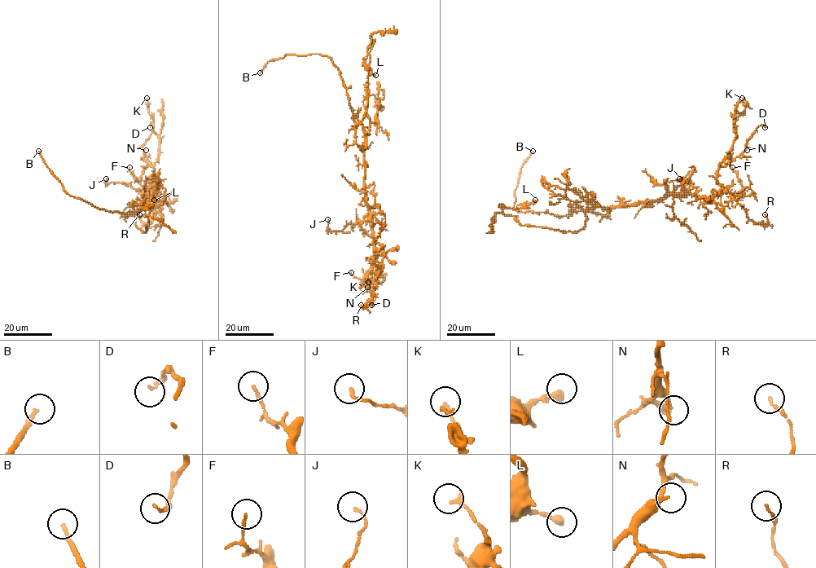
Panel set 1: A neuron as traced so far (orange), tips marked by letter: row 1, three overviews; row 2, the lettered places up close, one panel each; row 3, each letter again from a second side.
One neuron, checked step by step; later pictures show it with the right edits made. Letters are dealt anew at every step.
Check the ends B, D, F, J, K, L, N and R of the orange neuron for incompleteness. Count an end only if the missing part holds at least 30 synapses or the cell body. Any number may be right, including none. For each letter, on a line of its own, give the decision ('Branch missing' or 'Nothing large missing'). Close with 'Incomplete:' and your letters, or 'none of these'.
B: Branch missing
D: Nothing large missing
F: Nothing large missing
J: Nothing large missing
K: Nothing large missing
L: Nothing large missing
N: Nothing large missing
R: Nothing large missing
Incomplete: B

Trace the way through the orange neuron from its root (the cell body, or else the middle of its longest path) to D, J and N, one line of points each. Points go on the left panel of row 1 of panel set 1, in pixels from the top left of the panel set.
D: (143, 205), (146, 195), (152, 196), (154, 182), (154, 169), (144, 160), (142, 147), (154, 125), (150, 127)
J: (143, 205), (148, 195), (146, 189), (134, 189), (120, 182), (107, 183), (106, 178)
N: (143, 205), (146, 195), (152, 196), (151, 184), (154, 182), (154, 169), (144, 160), (146, 150)

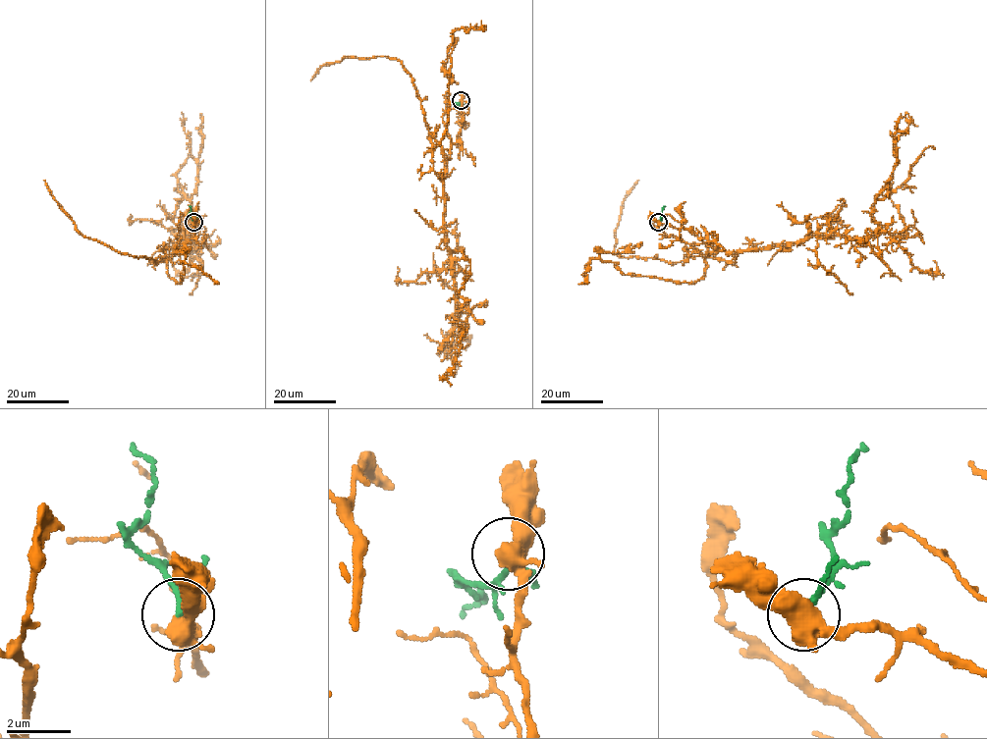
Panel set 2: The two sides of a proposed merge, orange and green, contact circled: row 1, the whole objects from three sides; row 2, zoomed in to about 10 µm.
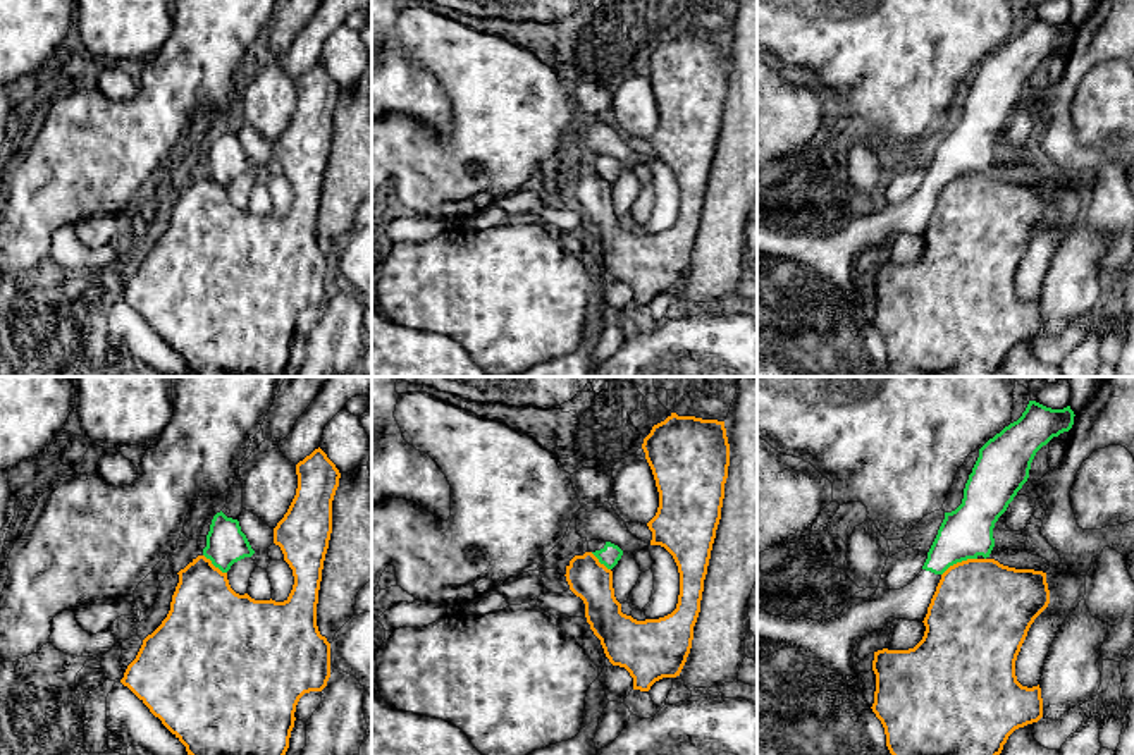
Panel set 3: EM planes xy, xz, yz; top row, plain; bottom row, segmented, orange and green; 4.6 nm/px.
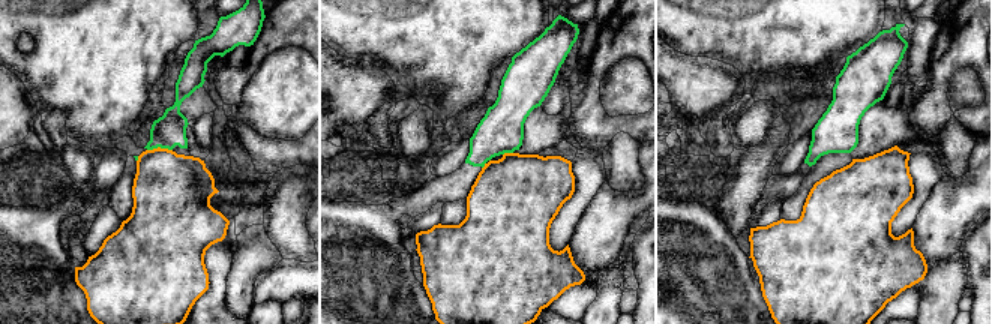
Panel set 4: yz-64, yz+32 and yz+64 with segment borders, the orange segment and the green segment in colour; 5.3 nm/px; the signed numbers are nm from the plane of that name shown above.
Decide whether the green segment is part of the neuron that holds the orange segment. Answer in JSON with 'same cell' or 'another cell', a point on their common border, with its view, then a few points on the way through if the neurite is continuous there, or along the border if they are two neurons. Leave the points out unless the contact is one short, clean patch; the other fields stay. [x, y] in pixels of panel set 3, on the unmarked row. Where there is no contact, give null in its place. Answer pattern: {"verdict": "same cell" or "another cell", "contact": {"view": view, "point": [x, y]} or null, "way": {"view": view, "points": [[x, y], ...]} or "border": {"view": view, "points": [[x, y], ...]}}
{"verdict": "another cell", "contact": {"view": "yz", "point": [959, 178]}, "border": {"view": "yz", "points": [[976, 172], [957, 176], [942, 190]]}}

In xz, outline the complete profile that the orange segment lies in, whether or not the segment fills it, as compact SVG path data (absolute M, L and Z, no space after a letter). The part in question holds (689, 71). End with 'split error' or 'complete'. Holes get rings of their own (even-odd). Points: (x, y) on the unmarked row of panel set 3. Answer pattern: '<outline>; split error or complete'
M671 28L664 36L652 41L642 64L659 107L657 127L647 138L652 146L650 160L664 162L678 181L680 210L676 224L664 232L645 236L623 229L621 218L614 212L613 186L601 179L592 167L575 170L566 181L564 191L570 205L583 215L587 237L601 255L609 277L630 287L633 304L649 306L656 296L680 291L692 263L704 194L721 134L730 58L724 36Z; complete

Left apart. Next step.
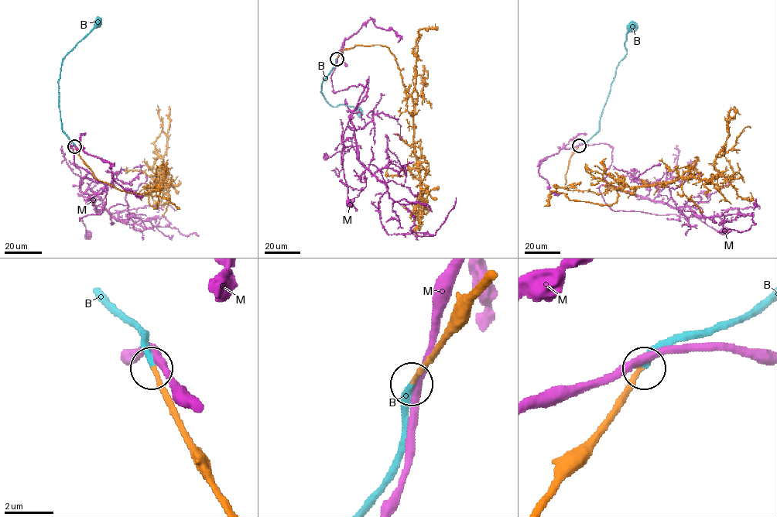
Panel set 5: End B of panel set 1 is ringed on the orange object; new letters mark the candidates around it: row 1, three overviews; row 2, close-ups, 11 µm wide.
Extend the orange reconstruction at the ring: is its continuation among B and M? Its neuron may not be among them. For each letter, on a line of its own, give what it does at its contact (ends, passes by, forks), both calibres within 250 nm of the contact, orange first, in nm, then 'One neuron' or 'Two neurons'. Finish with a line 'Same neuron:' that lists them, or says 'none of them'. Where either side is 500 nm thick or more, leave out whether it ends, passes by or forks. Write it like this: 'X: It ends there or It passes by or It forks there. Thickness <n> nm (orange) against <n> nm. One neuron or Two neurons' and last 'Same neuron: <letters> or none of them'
B: It ends there. Thickness 200 nm (orange) against 280 nm. One neuron
M: It passes by. Thickness 200 nm (orange) against 320 nm. Two neurons
Same neuron: B

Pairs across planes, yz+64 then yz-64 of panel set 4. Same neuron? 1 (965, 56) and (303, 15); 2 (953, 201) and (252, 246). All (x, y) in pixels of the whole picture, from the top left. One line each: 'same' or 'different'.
1: same
2: same

